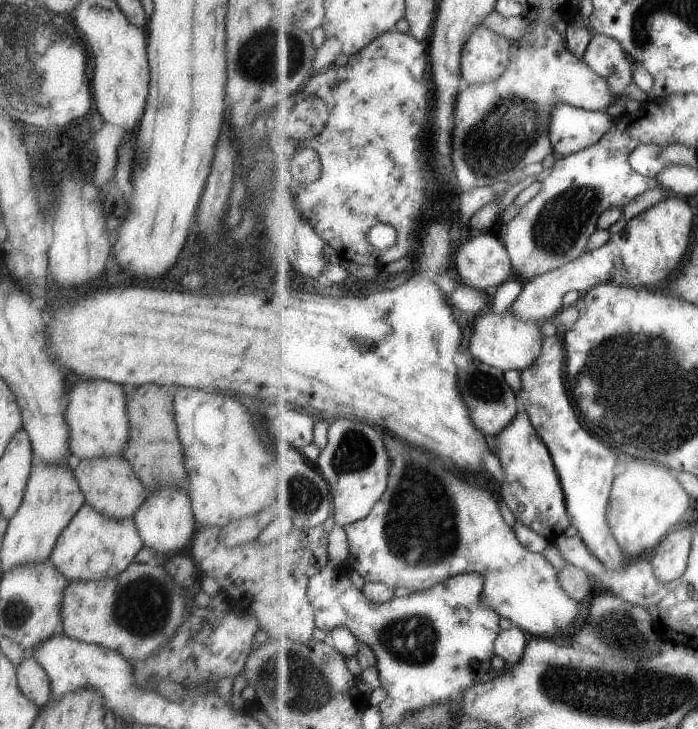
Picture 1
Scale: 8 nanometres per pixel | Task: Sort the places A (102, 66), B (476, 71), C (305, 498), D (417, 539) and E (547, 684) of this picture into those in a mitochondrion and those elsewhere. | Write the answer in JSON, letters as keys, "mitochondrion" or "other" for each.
{"A":"other","B":"other","C":"mitochondrion","D":"mitochondrion","E":"mitochondrion"}

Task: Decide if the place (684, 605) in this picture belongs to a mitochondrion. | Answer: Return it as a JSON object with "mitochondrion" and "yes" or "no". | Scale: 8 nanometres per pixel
{"mitochondrion":"no"}

